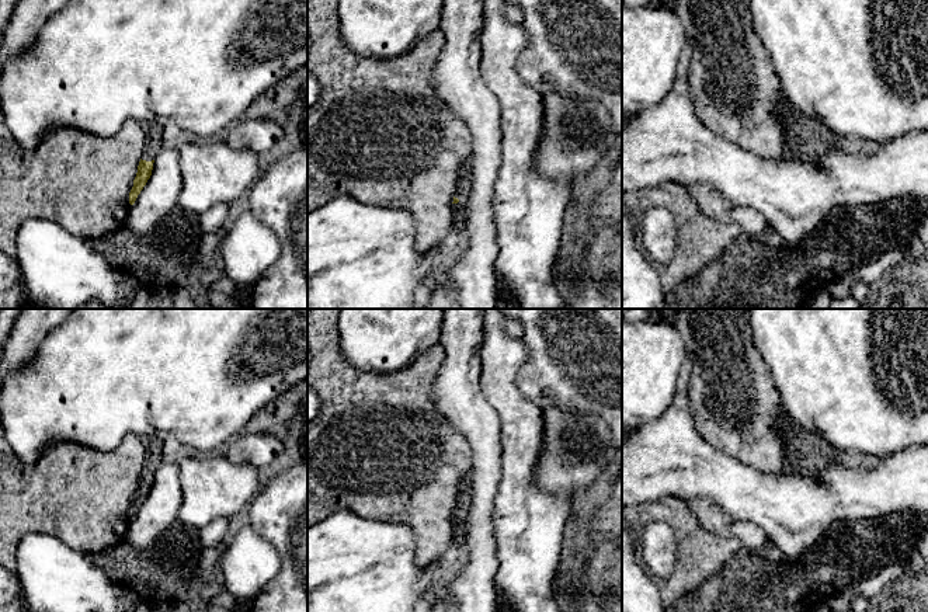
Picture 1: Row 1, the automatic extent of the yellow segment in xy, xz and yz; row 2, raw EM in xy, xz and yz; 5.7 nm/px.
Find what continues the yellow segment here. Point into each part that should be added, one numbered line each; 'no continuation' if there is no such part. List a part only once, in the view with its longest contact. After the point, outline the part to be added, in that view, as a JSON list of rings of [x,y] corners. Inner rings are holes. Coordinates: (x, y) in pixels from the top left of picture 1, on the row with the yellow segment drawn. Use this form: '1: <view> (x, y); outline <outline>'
1: xy (153, 129); outline [[[160,122],[145,124],[146,142],[142,153],[142,160],[152,161],[154,160],[157,152],[161,146],[163,126]]]

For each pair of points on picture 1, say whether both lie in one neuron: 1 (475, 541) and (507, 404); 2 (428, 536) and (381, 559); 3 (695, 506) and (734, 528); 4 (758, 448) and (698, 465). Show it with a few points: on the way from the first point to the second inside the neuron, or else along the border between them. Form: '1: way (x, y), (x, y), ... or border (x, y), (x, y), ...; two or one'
1: border (487, 402), (494, 409), (500, 424), (501, 465); two
2: border (392, 521), (413, 531), (416, 563), (434, 570); two
3: way (705, 511), (725, 525); one
4: border (702, 438), (760, 472); two

